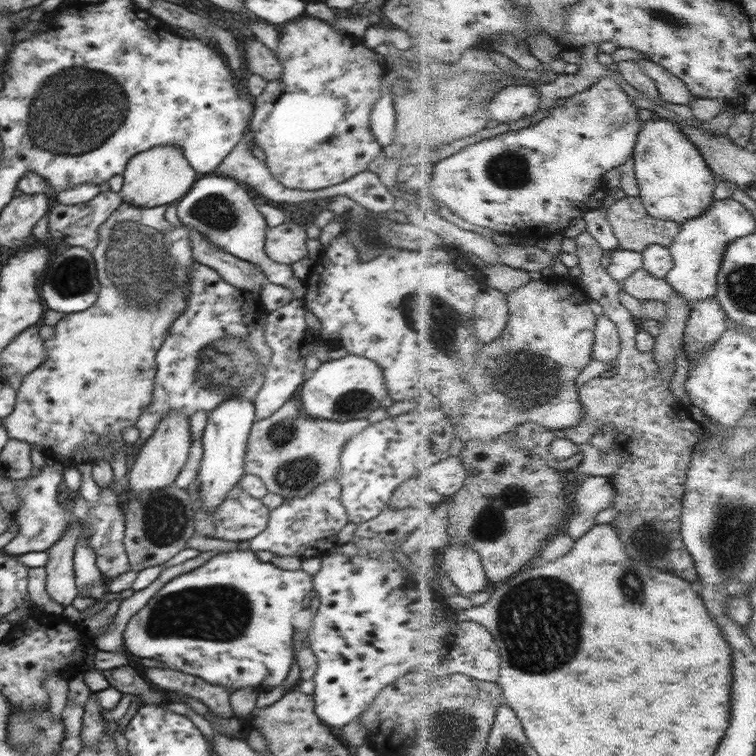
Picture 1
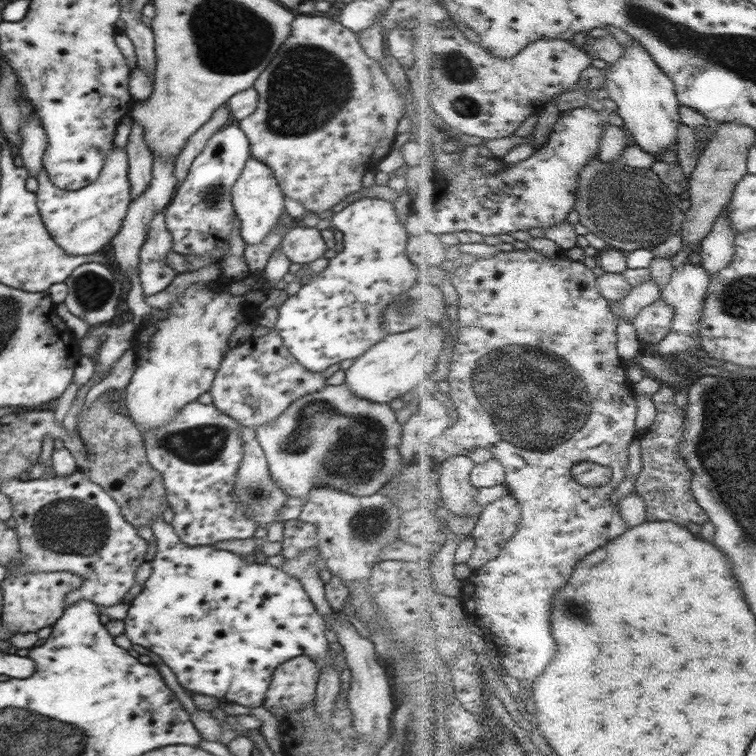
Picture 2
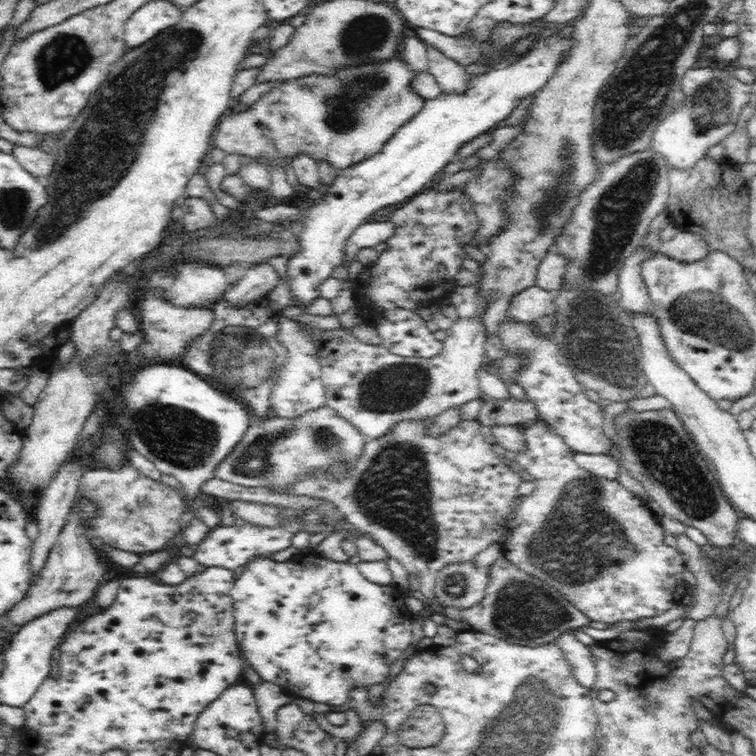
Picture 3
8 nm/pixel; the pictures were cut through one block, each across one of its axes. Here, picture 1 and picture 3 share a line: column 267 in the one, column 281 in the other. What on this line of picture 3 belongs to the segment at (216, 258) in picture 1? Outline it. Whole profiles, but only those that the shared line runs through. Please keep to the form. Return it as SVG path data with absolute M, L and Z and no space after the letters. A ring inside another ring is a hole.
M260 263L241 270L222 300L230 305L249 305L264 298L278 284L285 284L270 263Z

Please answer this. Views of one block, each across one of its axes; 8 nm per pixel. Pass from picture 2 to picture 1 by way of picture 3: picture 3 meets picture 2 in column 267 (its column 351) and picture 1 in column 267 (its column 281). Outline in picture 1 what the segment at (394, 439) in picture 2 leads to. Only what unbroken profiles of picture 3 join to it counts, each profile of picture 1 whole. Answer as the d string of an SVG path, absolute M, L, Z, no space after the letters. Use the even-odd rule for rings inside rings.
M296 394L268 418L254 421L246 445L245 474L258 475L258 478L262 476L262 482L265 482L269 492L279 494L286 499L306 496L312 493L316 486L330 479L340 478L342 447L350 437L354 437L370 424L367 418L338 422L306 417L301 412L300 398Z

